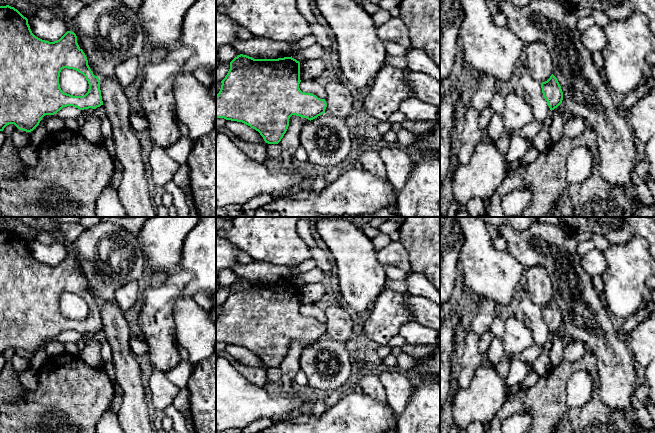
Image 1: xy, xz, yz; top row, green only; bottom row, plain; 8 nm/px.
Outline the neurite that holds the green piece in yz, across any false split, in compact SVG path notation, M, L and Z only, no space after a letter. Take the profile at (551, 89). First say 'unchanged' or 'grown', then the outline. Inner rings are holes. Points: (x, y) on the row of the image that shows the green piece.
unchanged | M552 74L550 78L541 83L543 97L550 110L557 108L563 100L563 92L557 78Z

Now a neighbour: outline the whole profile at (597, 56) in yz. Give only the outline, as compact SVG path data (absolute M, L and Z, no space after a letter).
M596 51L594 53L591 54L593 62L595 64L595 66L597 67L597 69L603 70L604 68L604 58L603 55L601 53L601 51Z

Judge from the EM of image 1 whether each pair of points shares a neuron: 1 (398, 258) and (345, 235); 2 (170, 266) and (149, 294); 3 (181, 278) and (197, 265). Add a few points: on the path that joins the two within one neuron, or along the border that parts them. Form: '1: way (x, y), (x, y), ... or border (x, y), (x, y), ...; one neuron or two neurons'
1: border (376, 252), (376, 258), (384, 266); two neurons
2: border (181, 269), (178, 269), (169, 276); two neurons
3: border (181, 268), (192, 274), (192, 279), (181, 294); two neurons

